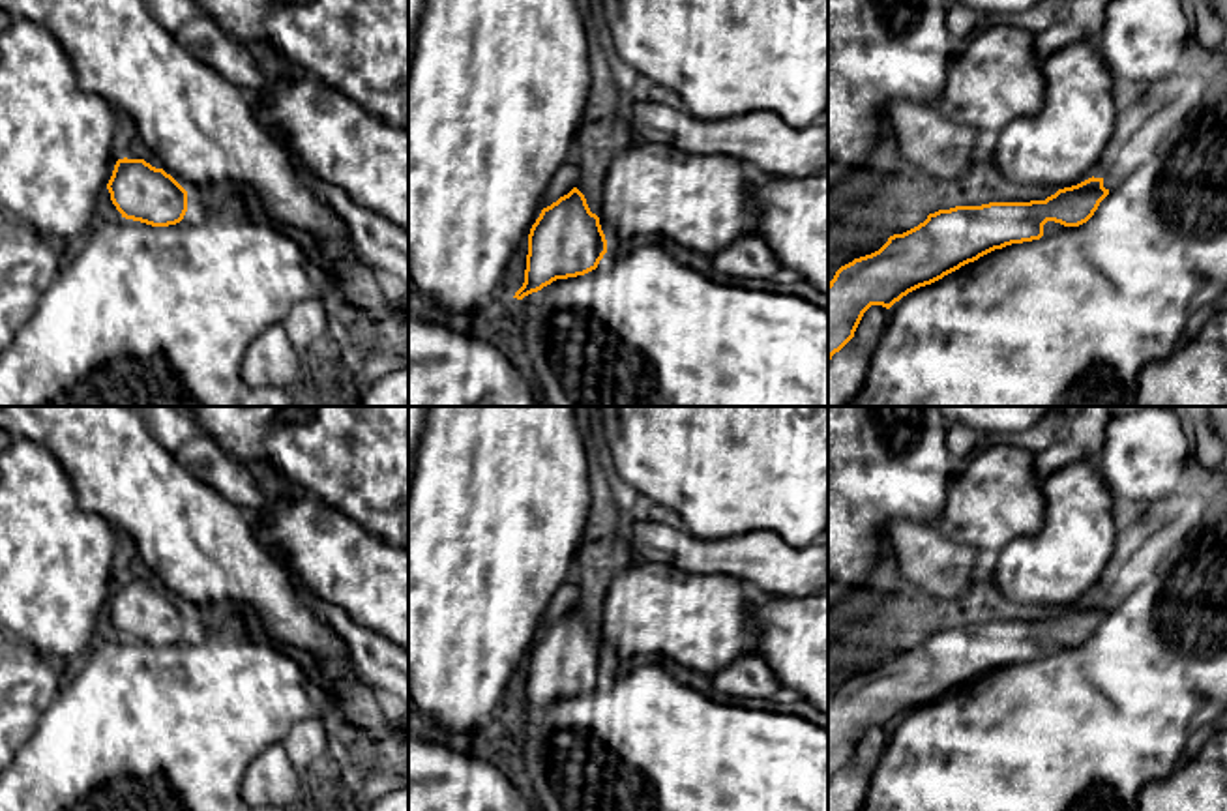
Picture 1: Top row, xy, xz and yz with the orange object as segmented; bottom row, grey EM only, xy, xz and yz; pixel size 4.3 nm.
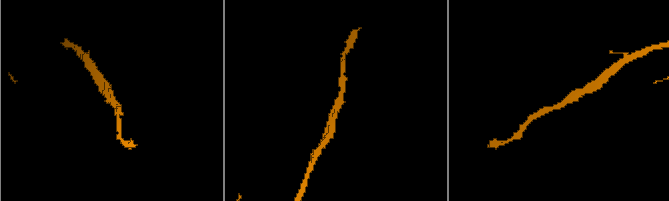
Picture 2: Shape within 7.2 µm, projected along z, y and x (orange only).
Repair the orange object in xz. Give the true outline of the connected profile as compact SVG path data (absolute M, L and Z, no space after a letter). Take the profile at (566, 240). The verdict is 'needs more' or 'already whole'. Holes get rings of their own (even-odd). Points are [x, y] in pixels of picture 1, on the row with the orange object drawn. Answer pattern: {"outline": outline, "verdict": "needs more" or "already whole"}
{"outline": "M573 187L543 208L532 225L525 283L513 298L523 300L556 279L584 275L598 268L605 253L607 240L599 217Z", "verdict": "already whole"}

